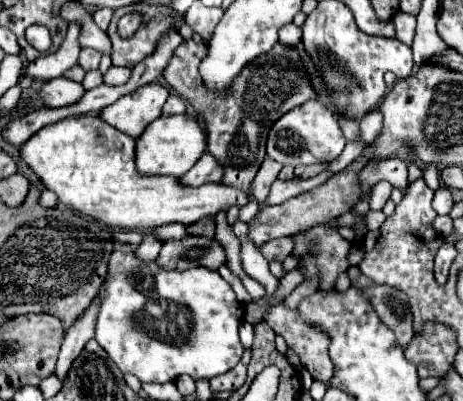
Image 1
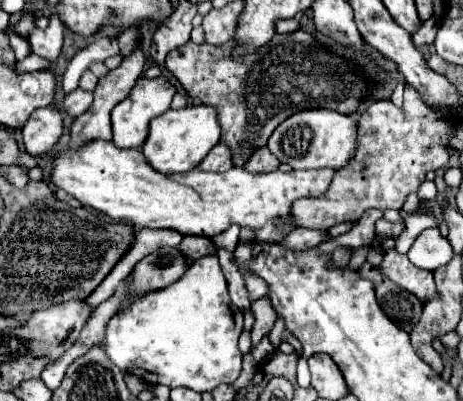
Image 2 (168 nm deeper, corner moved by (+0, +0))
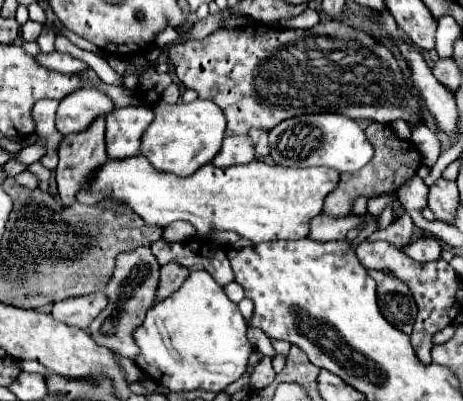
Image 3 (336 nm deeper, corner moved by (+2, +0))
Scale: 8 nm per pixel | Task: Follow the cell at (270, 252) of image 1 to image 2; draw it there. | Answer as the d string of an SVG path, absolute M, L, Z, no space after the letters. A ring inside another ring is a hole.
M296 228L292 230L282 242L276 242L278 246L286 246L292 250L306 250L306 248L314 248L318 246L322 240L326 240L328 236L322 236L320 230L308 230L308 228Z

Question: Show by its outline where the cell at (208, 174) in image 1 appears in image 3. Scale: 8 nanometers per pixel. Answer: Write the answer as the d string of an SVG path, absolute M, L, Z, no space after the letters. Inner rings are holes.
M228 136L224 138L224 144L216 158L212 160L212 164L218 168L226 168L234 164L248 164L254 158L256 154L252 148L252 140L248 136Z

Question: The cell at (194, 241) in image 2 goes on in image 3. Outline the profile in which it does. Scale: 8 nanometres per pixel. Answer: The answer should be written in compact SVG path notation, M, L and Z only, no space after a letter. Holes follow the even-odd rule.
M170 262L168 266L164 266L160 270L160 288L156 290L156 302L168 298L172 292L176 292L180 288L180 284L188 278L188 270L184 266L178 266L176 262Z

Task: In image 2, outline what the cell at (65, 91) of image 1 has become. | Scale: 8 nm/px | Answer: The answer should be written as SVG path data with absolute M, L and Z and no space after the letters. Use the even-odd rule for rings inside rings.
M76 88L76 90L72 90L70 94L66 94L64 96L64 100L62 100L62 108L70 114L70 116L80 116L82 112L86 112L88 108L90 108L90 104L92 104L92 92L86 92L86 90L82 90L82 88Z

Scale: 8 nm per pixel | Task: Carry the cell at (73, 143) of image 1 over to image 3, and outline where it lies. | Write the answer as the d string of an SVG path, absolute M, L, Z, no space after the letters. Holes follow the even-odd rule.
M132 156L124 160L108 160L92 178L88 190L104 190L110 188L120 204L128 204L136 214L144 218L150 226L162 226L176 220L190 222L200 236L206 236L210 230L232 230L242 238L258 244L272 240L300 240L308 236L310 220L322 212L324 198L332 192L340 182L340 172L324 166L314 168L296 168L296 166L280 166L280 164L264 164L262 160L254 160L250 164L238 164L228 168L216 168L206 164L198 168L192 176L180 178L176 174L156 170L144 156Z

